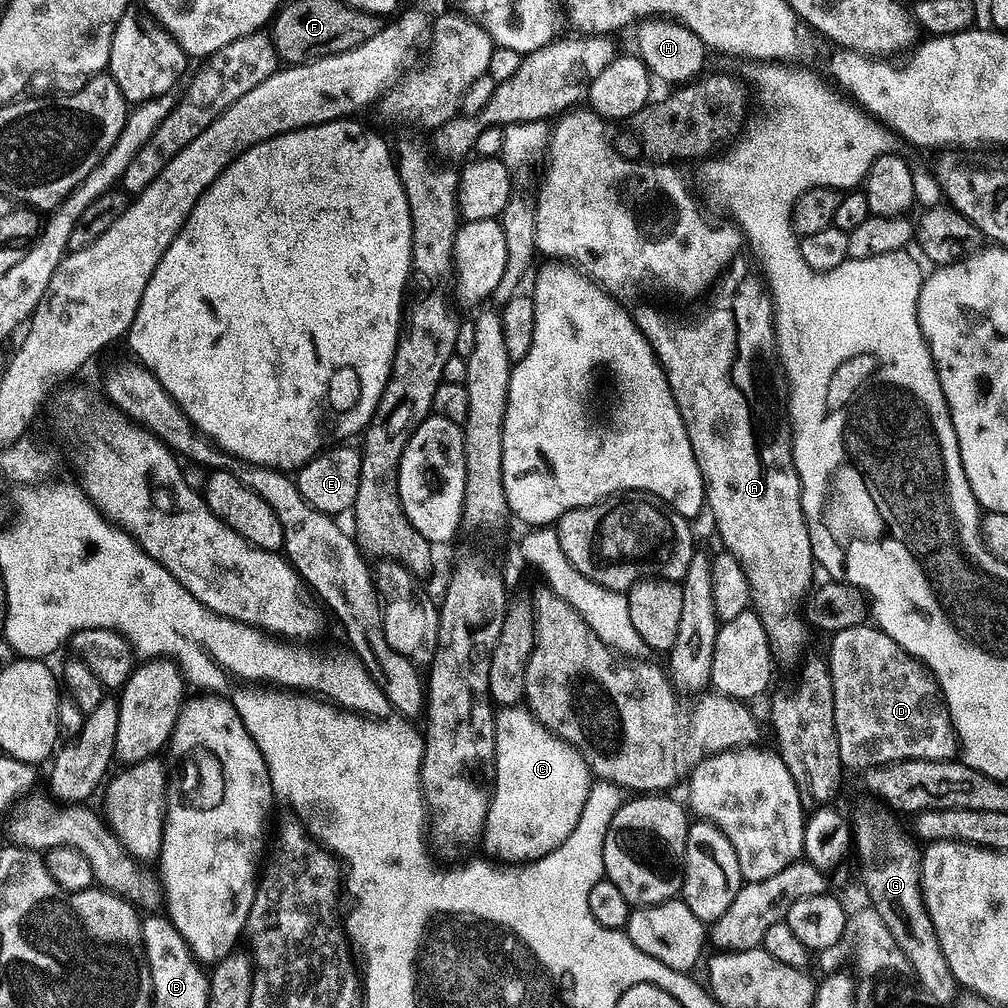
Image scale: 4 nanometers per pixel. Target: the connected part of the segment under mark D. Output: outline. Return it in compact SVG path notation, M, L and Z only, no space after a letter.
M863 623L838 629L831 637L827 671L832 677L834 722L845 769L879 770L901 762L948 762L958 752L956 727L936 677L881 628Z

